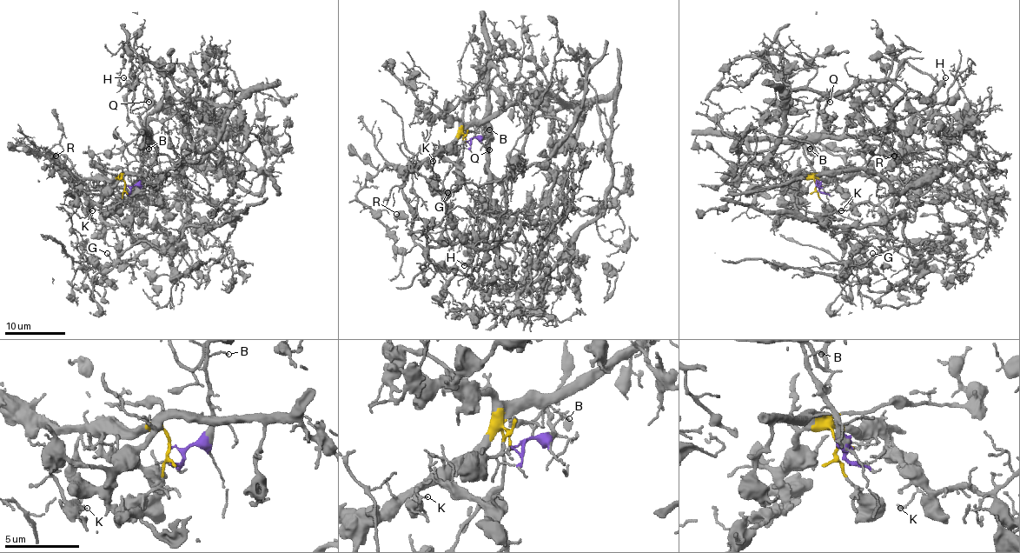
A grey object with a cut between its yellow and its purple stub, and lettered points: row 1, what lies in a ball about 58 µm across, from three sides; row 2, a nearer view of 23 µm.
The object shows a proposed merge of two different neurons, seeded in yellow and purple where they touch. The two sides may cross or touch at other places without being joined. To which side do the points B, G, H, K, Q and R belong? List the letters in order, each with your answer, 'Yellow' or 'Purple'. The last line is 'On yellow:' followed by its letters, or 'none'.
B: Purple
G: Yellow
H: Purple
K: Yellow
Q: Purple
R: Yellow
On yellow: G, K, R

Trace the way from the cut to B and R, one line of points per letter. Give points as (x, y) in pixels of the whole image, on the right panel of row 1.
B: (821, 185), (818, 185), (815, 170), (804, 150), (809, 149)
R: (821, 185), (814, 179), (847, 179), (854, 175), (884, 179), (897, 176), (901, 167), (893, 155)

